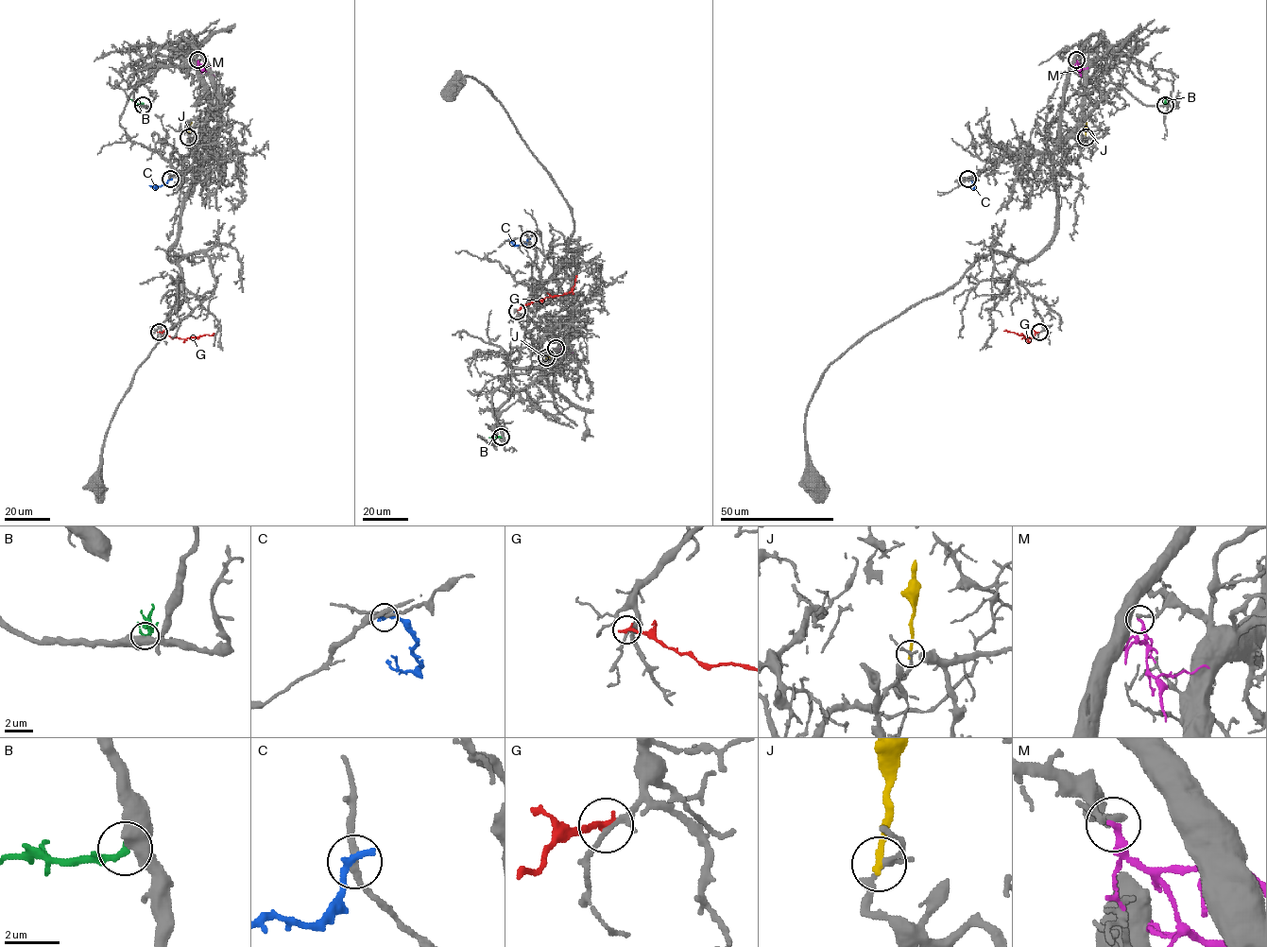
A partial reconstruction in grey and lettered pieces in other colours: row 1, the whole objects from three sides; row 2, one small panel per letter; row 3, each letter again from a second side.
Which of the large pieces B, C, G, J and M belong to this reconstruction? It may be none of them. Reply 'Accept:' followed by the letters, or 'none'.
Accept: none

